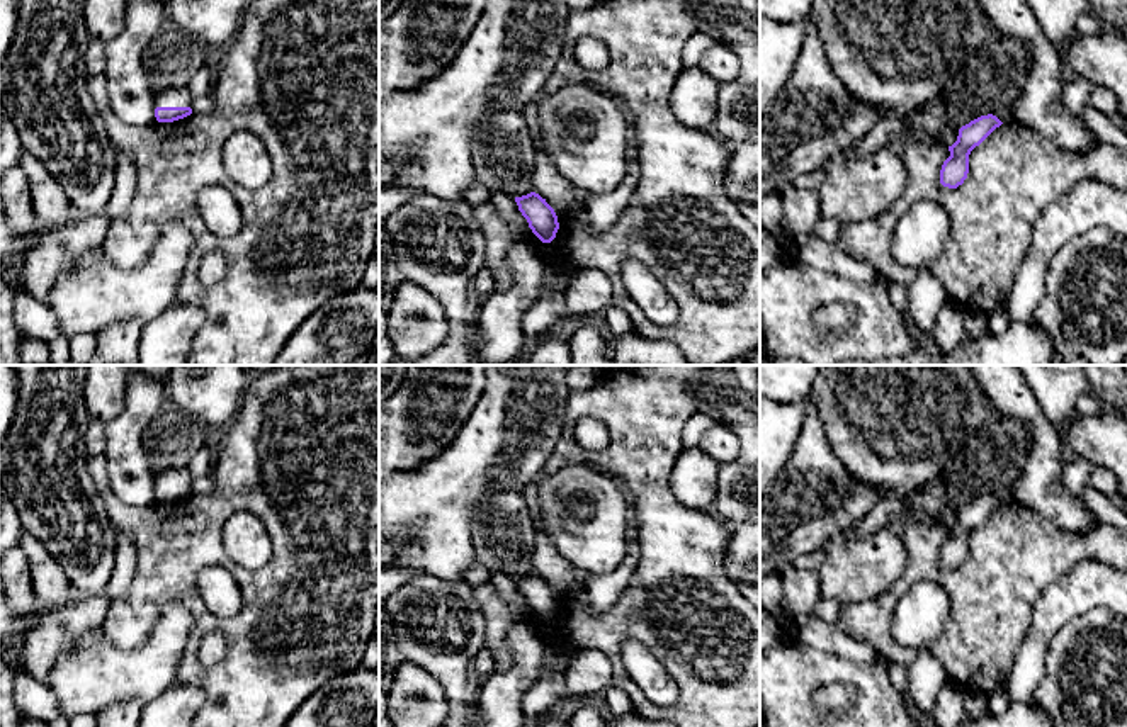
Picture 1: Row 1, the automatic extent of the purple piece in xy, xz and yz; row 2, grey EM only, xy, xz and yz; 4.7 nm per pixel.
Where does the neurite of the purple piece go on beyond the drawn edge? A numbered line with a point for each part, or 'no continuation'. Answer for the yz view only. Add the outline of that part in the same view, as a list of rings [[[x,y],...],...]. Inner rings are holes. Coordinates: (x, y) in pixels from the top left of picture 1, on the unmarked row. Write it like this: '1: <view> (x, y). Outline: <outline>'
no continuation

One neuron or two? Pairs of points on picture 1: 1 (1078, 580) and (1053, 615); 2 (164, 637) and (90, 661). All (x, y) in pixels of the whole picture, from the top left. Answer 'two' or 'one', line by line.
1: one
2: one

